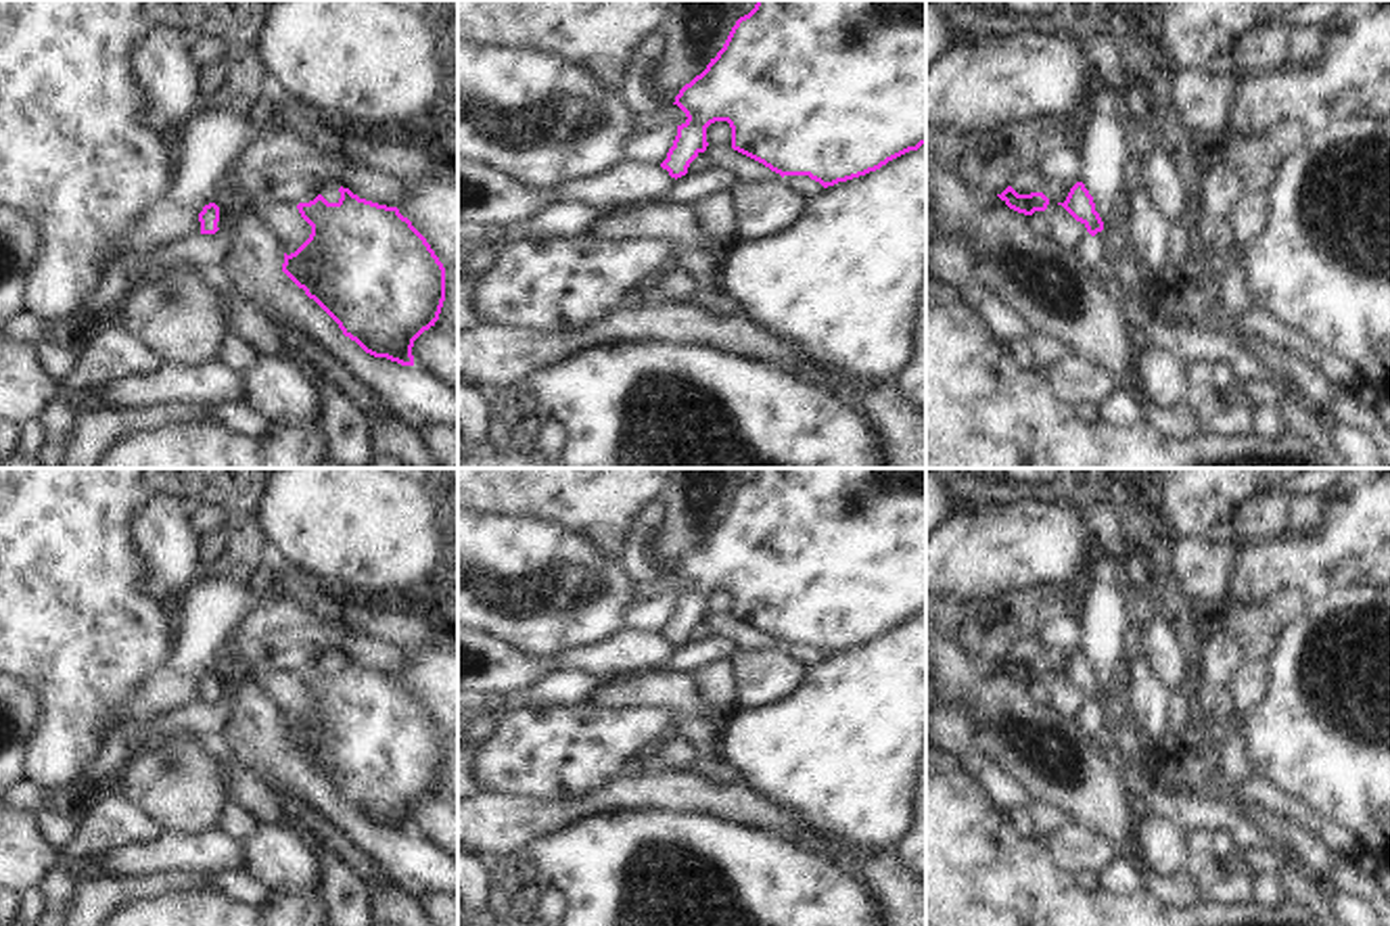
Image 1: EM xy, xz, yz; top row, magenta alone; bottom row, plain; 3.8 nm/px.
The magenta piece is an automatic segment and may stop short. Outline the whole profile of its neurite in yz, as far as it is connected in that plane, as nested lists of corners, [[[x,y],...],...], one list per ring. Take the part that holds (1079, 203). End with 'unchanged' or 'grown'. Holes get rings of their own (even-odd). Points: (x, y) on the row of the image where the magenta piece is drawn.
[[[1076,182],[1062,205],[1091,236],[1106,247],[1106,259],[1112,263],[1112,278],[1122,286],[1129,299],[1141,303],[1150,314],[1173,318],[1175,301],[1166,286],[1152,280],[1131,251],[1127,232],[1104,224],[1093,196],[1083,182]]]; grown

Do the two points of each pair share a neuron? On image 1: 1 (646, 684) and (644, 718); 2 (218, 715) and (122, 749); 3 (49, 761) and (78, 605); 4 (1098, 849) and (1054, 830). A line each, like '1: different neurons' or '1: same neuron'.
1: different neurons
2: same neuron
3: same neuron
4: same neuron

